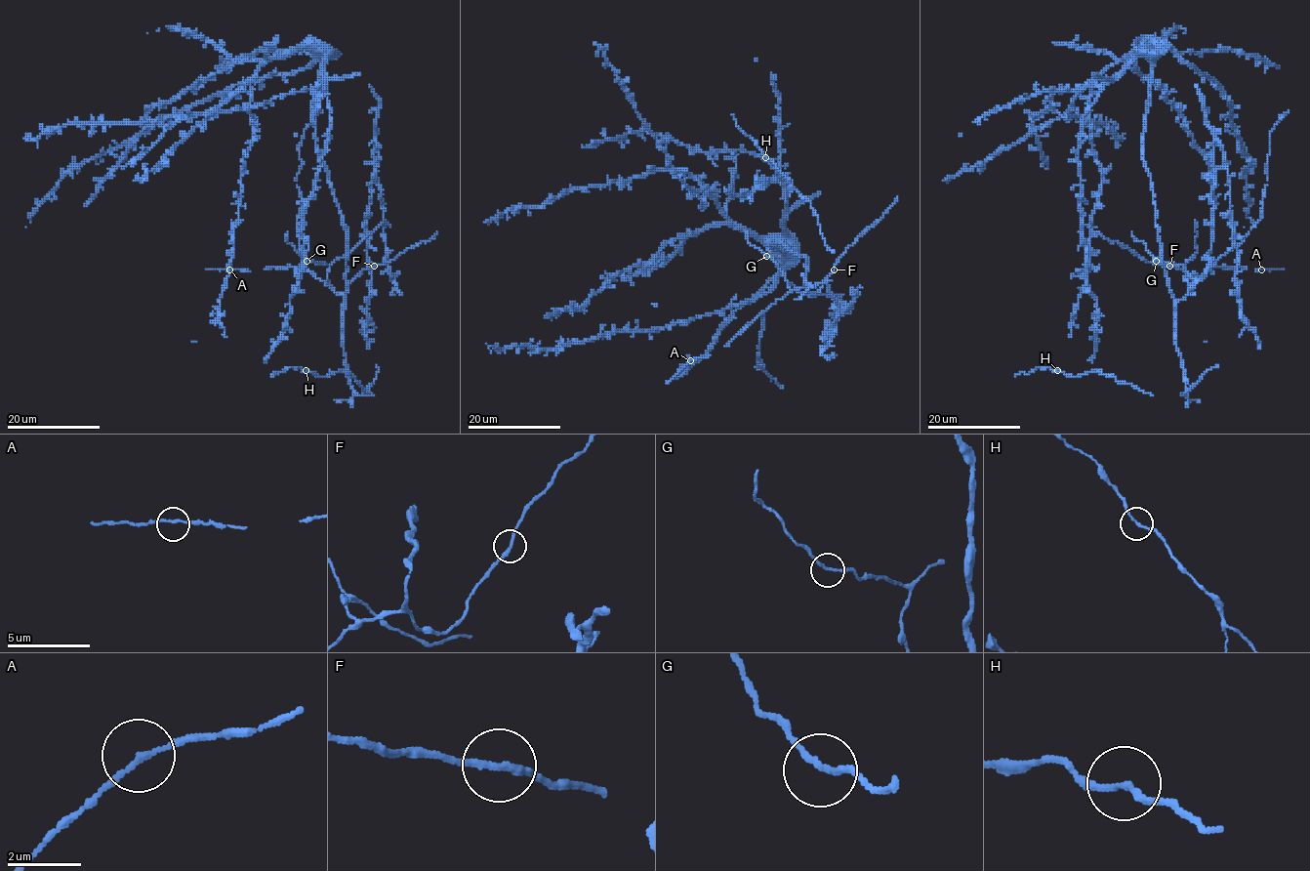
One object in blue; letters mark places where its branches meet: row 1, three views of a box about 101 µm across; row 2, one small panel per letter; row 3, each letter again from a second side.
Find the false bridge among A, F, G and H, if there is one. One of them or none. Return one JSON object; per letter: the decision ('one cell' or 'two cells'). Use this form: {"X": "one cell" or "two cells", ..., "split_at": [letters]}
{"A": "one cell", "F": "one cell", "G": "one cell", "H": "one cell", "split_at": []}

